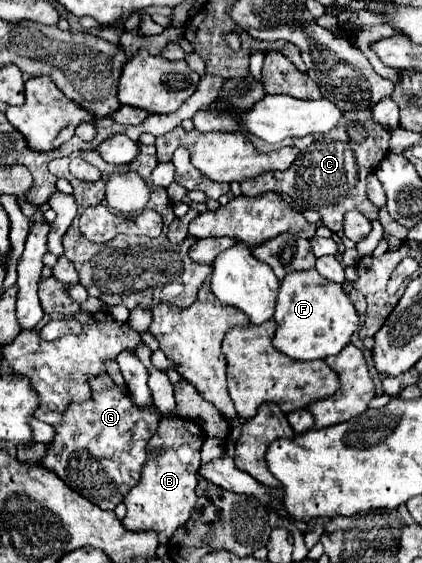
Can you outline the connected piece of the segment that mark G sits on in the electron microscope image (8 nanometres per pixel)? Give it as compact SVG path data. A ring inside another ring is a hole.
M109 374L89 380L91 398L83 404L69 404L63 420L55 426L55 438L47 446L41 464L55 472L69 488L103 510L115 510L125 494L141 480L145 446L155 434L161 414L133 406L129 390L119 388Z

